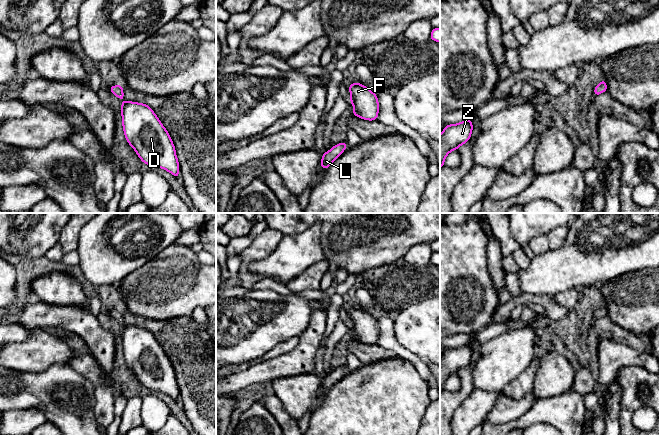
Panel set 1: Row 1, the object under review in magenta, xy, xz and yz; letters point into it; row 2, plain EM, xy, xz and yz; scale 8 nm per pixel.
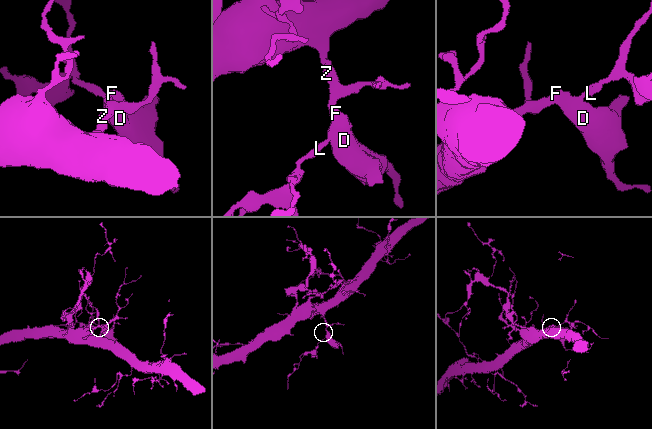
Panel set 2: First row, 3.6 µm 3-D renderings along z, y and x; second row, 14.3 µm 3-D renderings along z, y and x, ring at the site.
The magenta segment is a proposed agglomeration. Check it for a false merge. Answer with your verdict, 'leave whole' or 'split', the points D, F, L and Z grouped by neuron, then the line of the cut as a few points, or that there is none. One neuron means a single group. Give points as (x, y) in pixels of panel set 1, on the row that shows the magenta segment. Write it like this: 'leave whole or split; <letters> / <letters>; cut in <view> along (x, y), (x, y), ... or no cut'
leave whole; D F L Z; no cut

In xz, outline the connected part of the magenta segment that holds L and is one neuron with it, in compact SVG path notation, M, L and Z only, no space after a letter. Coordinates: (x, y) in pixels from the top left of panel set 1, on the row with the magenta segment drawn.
M341 142L338 145L333 146L329 151L322 154L321 168L327 169L332 162L334 162L347 148L346 142Z

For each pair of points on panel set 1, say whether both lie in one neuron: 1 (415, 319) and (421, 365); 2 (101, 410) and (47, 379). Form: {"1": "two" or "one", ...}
{"1": "two", "2": "two"}

